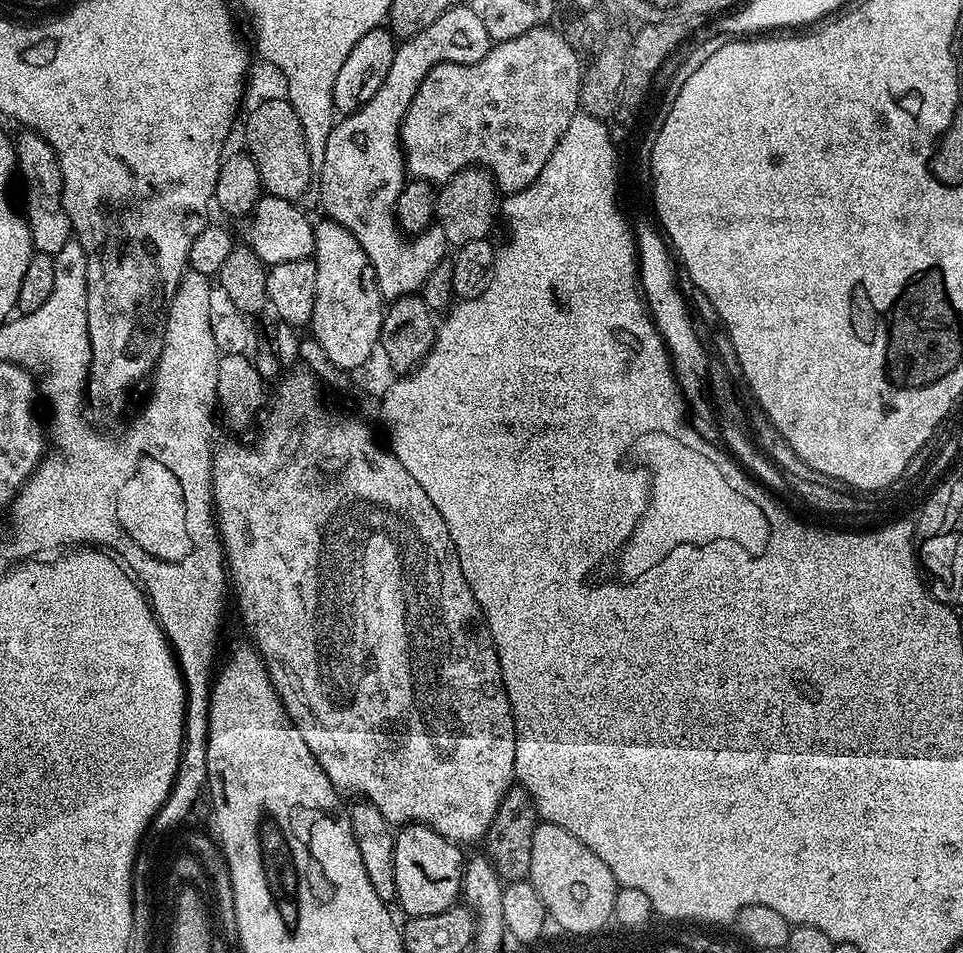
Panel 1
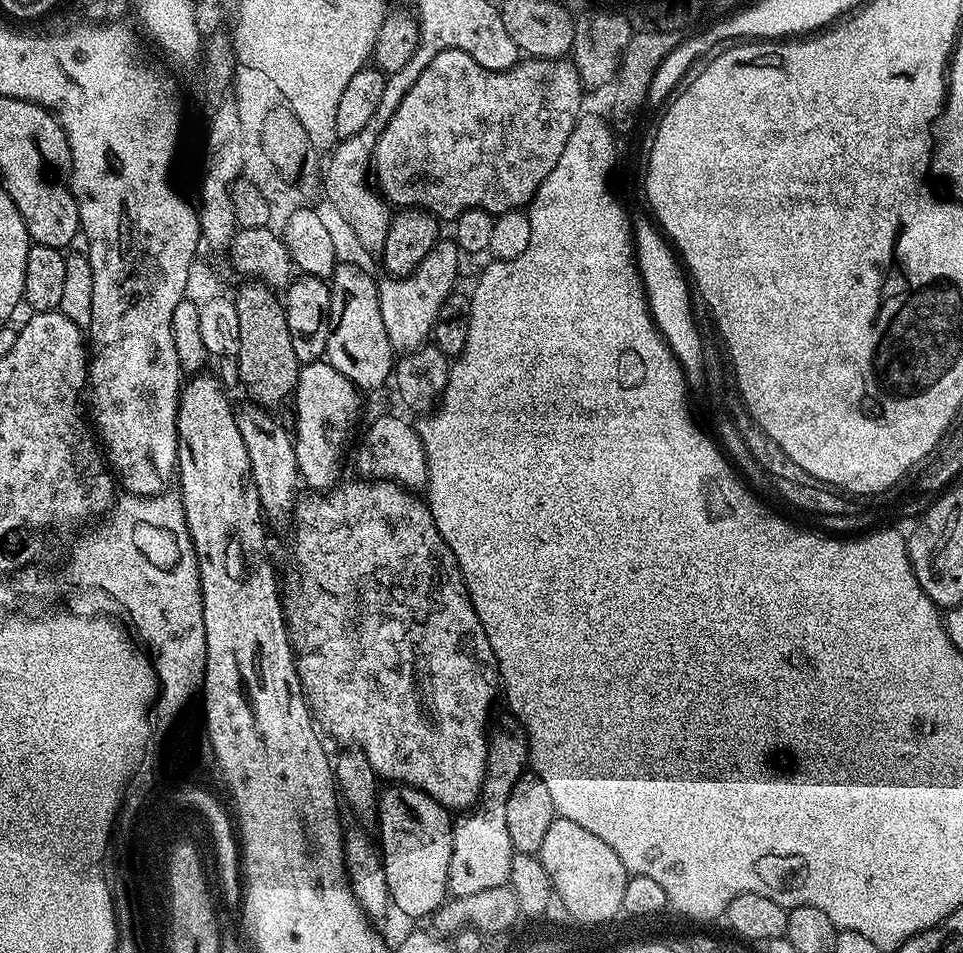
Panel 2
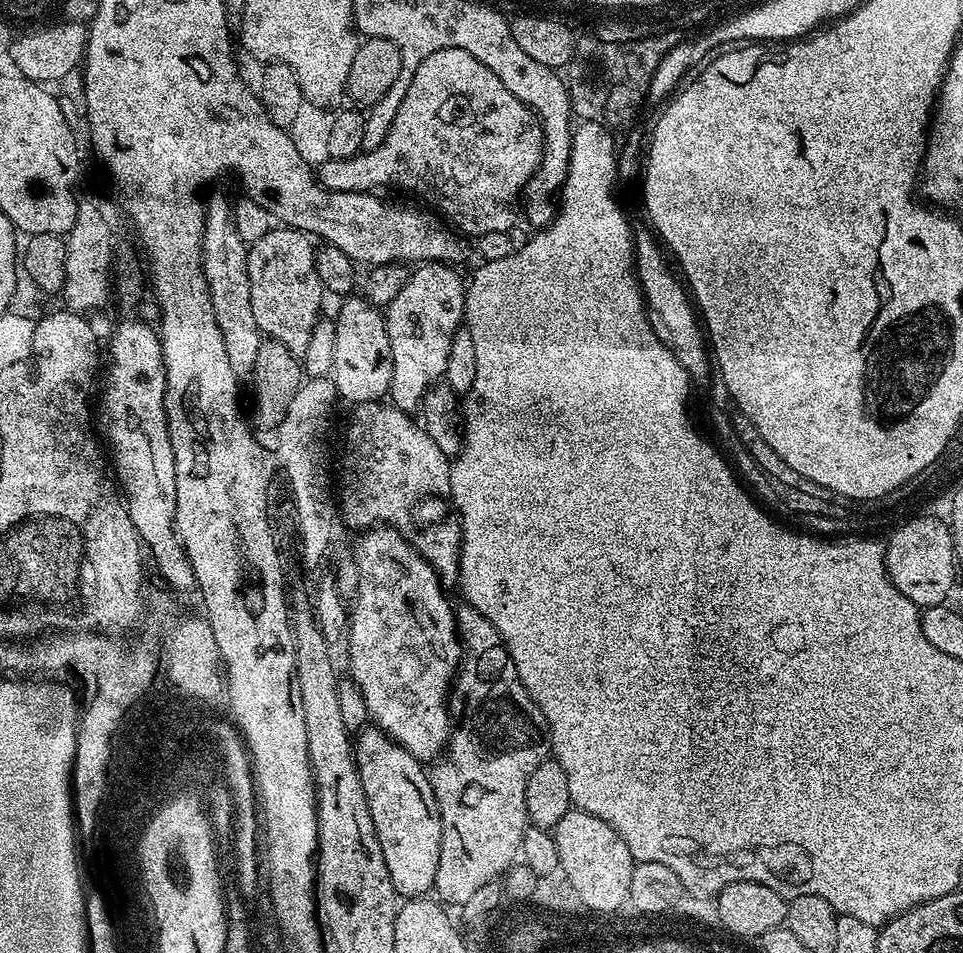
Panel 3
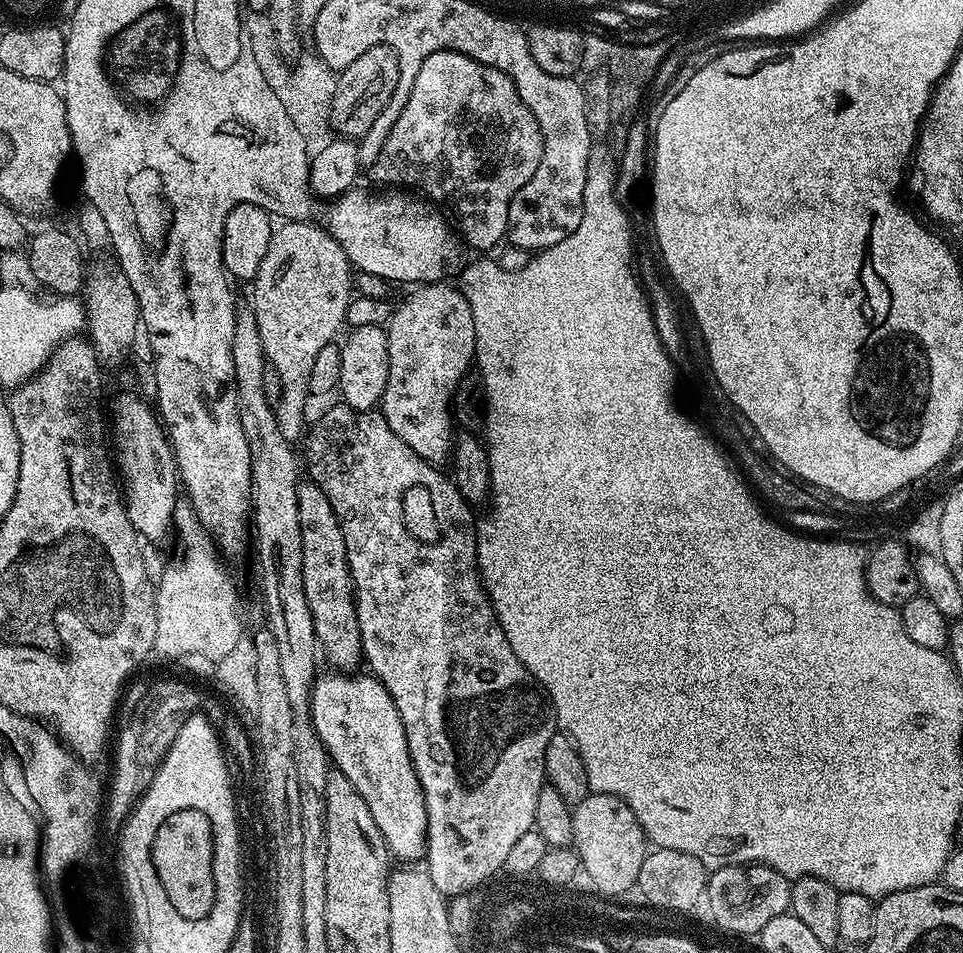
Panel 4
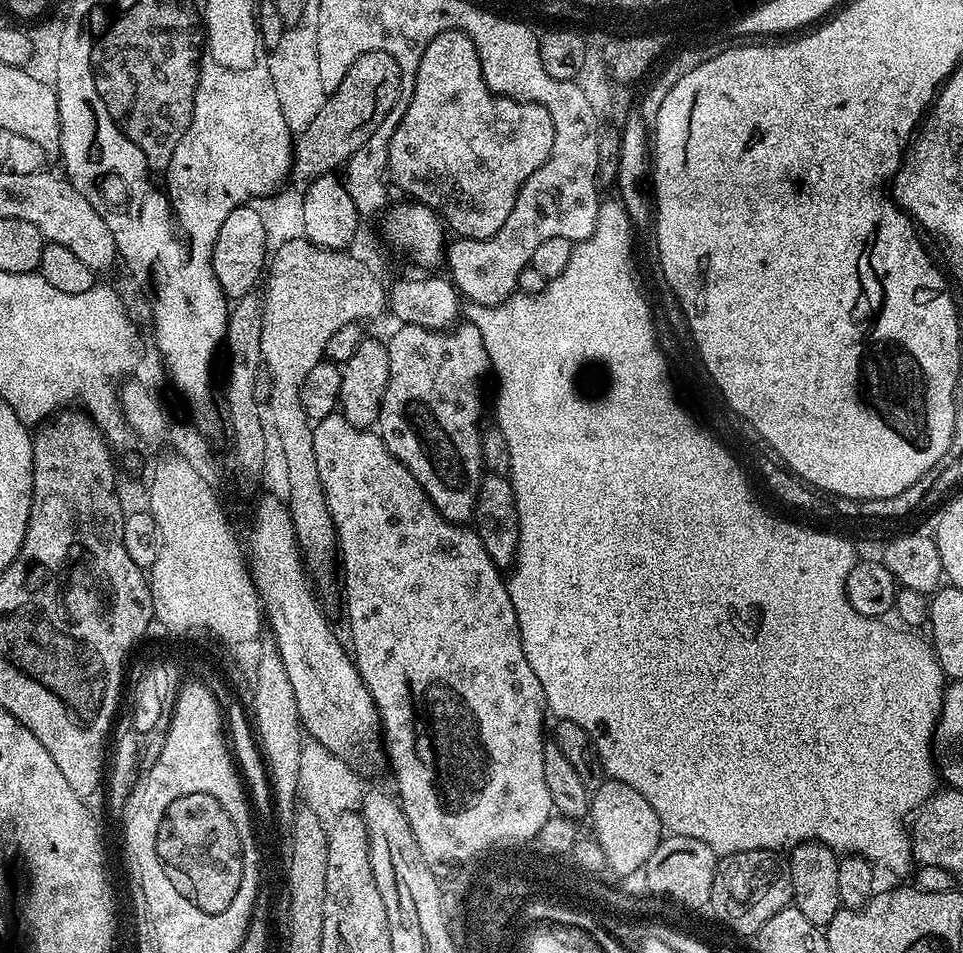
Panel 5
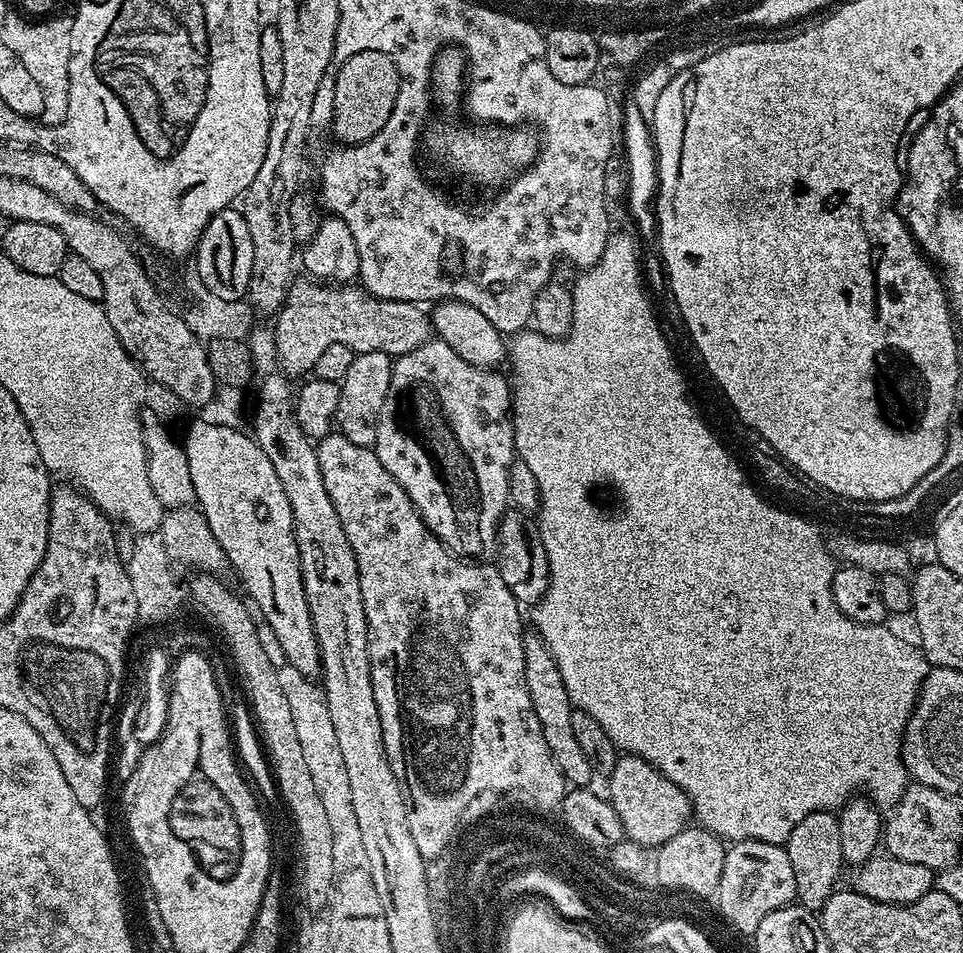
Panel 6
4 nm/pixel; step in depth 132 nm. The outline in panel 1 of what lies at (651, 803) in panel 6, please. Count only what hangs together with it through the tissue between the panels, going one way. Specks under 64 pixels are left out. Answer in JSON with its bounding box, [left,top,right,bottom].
[528,823,618,932]

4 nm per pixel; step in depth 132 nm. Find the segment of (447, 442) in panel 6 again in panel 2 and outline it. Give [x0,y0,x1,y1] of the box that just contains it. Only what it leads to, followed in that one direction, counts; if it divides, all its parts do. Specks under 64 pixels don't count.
[379,238,462,353]

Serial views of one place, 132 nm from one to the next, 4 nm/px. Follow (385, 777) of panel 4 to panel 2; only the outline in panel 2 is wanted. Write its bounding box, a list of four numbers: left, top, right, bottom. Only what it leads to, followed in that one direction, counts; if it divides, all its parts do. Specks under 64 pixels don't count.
[378,784,454,917]

